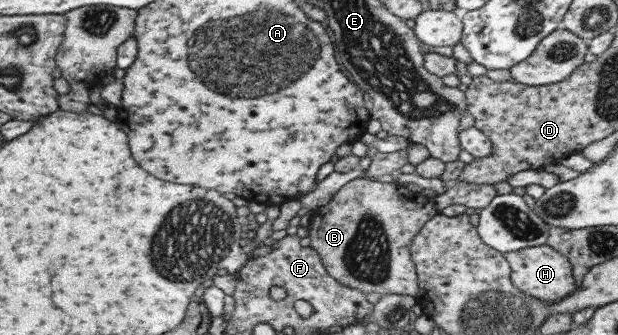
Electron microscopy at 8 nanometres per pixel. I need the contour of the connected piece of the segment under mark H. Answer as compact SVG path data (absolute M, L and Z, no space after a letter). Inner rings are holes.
M538 243L536 247L509 251L503 256L508 260L511 267L512 283L524 294L528 294L536 300L553 304L577 288L569 259L547 243Z

